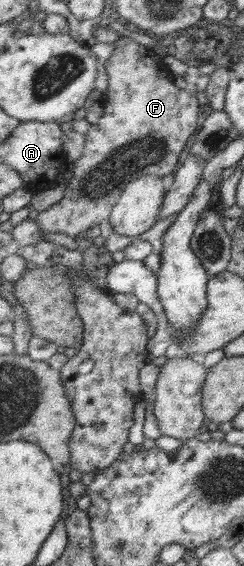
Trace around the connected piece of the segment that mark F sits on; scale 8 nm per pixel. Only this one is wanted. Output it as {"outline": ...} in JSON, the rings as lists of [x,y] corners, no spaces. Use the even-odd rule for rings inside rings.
{"outline":[[[121,35],[113,42],[113,54],[105,62],[103,70],[108,77],[107,91],[103,94],[105,104],[103,116],[92,124],[87,131],[83,154],[74,164],[74,174],[68,181],[67,188],[59,203],[39,214],[35,214],[35,222],[47,233],[61,233],[75,238],[89,232],[91,227],[101,224],[110,218],[119,196],[127,185],[137,178],[147,175],[171,177],[187,140],[197,130],[199,124],[199,102],[194,93],[177,88],[173,82],[174,75],[167,72],[163,56],[153,50],[137,44],[129,37]]]}

